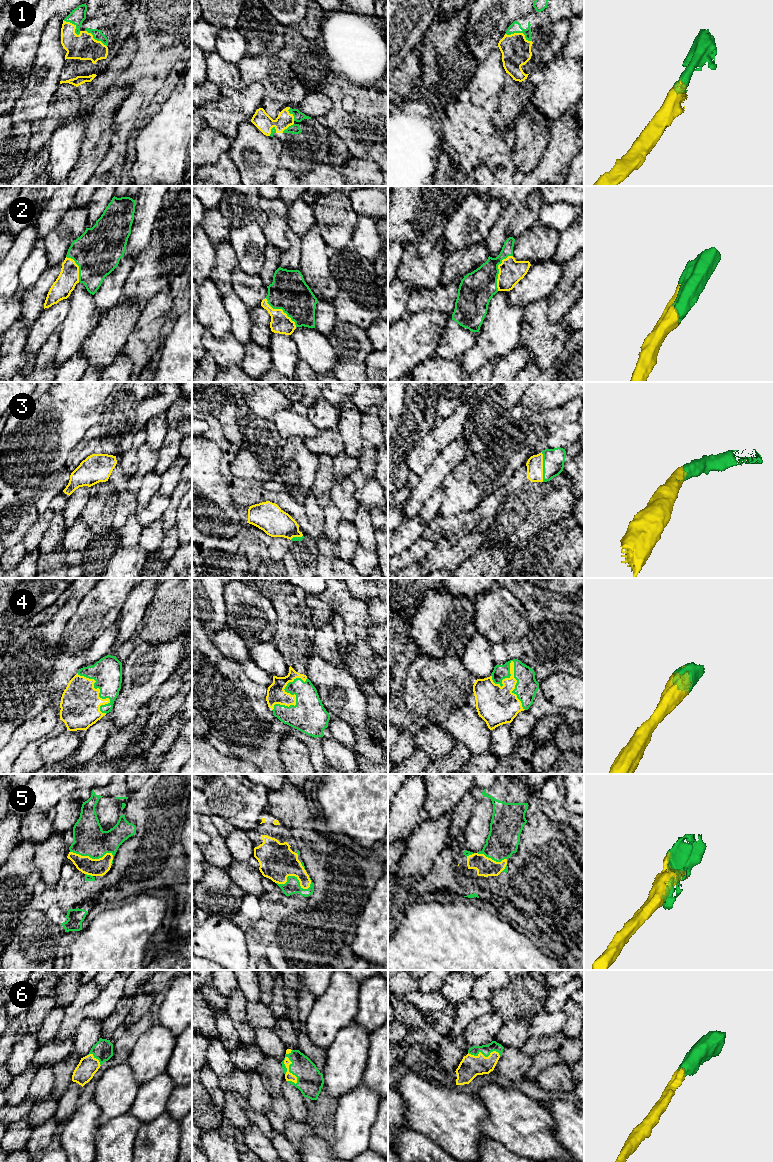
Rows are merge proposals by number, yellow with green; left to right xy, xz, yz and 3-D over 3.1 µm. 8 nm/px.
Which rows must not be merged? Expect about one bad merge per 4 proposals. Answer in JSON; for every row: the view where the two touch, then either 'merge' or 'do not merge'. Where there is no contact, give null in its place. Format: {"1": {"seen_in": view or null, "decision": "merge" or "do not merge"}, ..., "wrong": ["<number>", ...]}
{"1": {"seen_in": "yz", "decision": "merge"}, "2": {"seen_in": "yz", "decision": "merge"}, "3": {"seen_in": "yz", "decision": "merge"}, "4": {"seen_in": "yz", "decision": "merge"}, "5": {"seen_in": "xz", "decision": "merge"}, "6": {"seen_in": "xz", "decision": "merge"}, "wrong": []}

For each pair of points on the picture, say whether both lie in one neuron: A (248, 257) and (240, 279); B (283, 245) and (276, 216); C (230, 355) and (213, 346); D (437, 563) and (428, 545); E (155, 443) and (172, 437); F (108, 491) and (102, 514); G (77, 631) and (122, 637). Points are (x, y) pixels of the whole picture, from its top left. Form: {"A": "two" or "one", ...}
{"A": "two", "B": "one", "C": "one", "D": "two", "E": "two", "F": "one", "G": "two"}

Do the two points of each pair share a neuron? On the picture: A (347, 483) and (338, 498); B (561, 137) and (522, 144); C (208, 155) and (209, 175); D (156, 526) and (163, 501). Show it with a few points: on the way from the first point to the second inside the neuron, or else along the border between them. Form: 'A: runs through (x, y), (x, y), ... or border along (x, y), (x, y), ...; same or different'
A: runs through (345, 487), (342, 494); same
B: border along (551, 136), (540, 161); different
C: border along (226, 152), (223, 152), (216, 161), (202, 165); different
D: border along (161, 516), (143, 528); different

